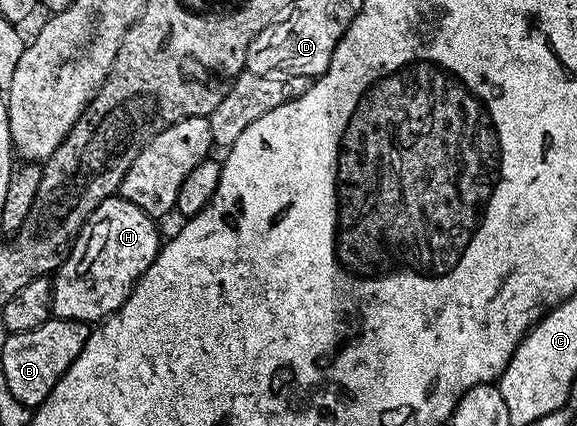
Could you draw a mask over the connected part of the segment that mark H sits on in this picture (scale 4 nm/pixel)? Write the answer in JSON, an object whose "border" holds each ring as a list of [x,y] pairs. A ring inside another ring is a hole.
{"border":[[[120,194],[99,202],[81,227],[65,261],[52,273],[52,315],[58,320],[100,322],[118,312],[161,249],[163,235],[157,224],[154,217],[139,210],[135,202],[127,202]]]}

